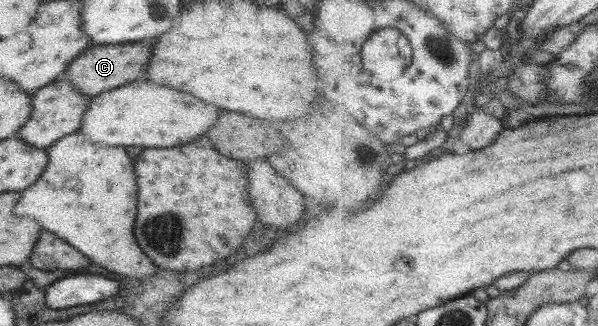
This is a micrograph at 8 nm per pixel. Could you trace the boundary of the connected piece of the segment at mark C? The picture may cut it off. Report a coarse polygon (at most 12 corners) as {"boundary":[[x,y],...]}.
{"boundary":[[153,43],[92,44],[61,74],[90,99],[147,71]]}

